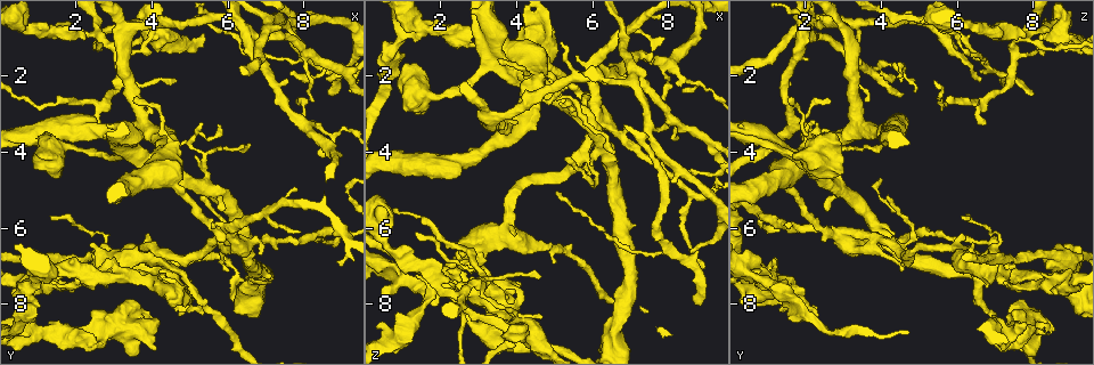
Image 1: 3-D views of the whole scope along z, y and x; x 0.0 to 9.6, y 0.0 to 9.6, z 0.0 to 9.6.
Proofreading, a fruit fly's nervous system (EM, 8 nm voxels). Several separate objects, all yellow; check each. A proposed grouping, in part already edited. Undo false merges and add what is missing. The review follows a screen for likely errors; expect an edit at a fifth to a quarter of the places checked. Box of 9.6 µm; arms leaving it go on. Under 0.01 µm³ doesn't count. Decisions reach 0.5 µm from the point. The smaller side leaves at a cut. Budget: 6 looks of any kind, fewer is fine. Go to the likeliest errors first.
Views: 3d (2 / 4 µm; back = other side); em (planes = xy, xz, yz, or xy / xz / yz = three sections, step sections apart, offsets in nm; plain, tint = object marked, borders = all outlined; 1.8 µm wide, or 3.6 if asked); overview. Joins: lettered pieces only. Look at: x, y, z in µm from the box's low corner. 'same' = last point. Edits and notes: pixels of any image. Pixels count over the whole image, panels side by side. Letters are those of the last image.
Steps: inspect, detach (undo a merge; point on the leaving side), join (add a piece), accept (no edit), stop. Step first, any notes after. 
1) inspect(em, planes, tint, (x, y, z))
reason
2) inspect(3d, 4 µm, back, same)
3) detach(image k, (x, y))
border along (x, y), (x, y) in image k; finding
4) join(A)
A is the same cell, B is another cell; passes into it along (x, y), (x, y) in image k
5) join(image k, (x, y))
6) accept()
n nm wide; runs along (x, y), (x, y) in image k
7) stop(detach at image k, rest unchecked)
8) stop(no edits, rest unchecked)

inspect(3d, 4 µm, (2.55, 0.95, 7.80))
sharp bend

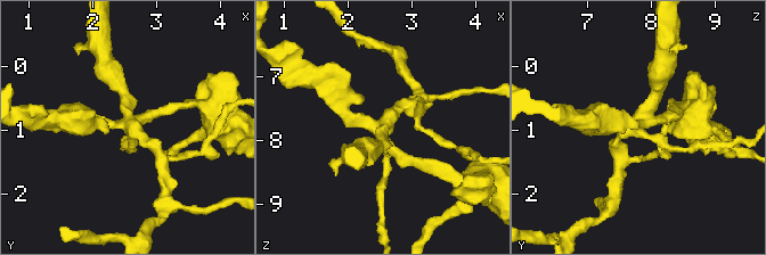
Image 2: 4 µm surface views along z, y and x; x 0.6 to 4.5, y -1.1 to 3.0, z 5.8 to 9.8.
inspect(em, planes, tint, (2.55, 0.90, 7.80))
need the tissue

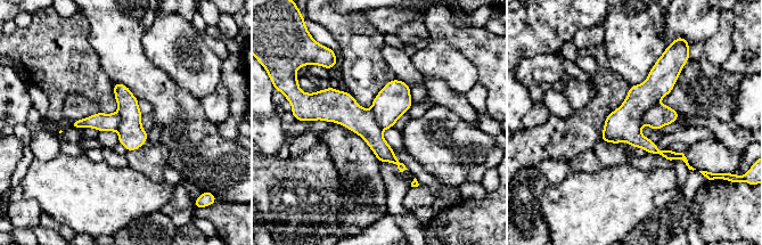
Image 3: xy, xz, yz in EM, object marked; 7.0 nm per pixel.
inspect(em, planes, borders, same)
what lies round it

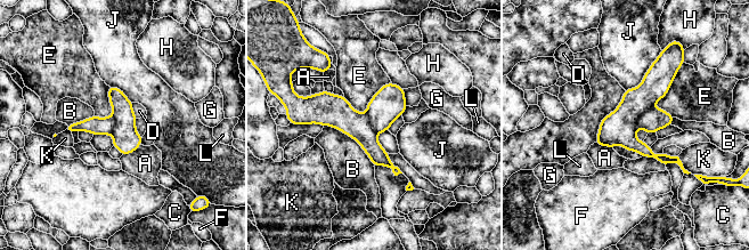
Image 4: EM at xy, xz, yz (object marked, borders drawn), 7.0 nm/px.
detach(image 4, (618, 128))
200 nm wide; A, B, C, D, E, F, G, H, J, K and L are other cells; border along (652, 106), (640, 115), (635, 129) in image 4; a second neuron is stuck on

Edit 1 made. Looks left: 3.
inspect(overview)
see it whole again

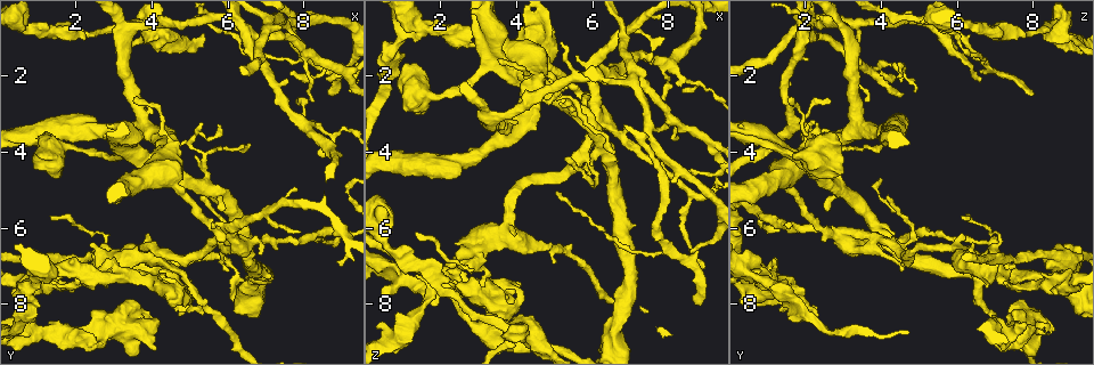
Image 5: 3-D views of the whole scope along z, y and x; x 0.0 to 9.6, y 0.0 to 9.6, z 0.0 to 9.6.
inspect(em, xz, step 8, tint, (7.75, 0.55, 4.15))
looks like a crossing

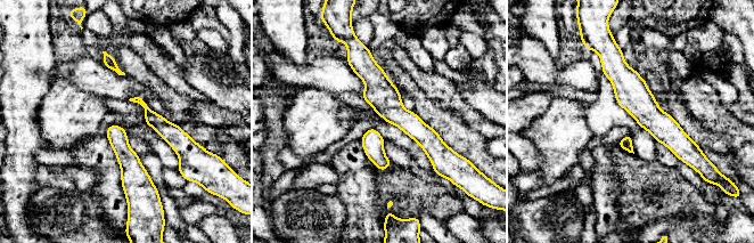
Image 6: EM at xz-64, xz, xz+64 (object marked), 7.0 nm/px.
inspect(em, planes, borders, same)
cut it another way

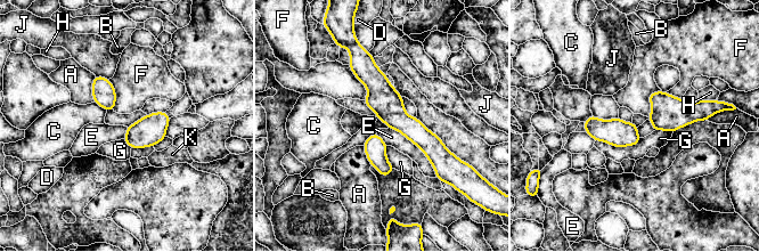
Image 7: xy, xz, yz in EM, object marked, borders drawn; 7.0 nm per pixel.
accept()
A, B, C, D, E, F, G, H, J and K are other cells; all the same neuron

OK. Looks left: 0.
stop(detach at image 4, rest unchecked)

